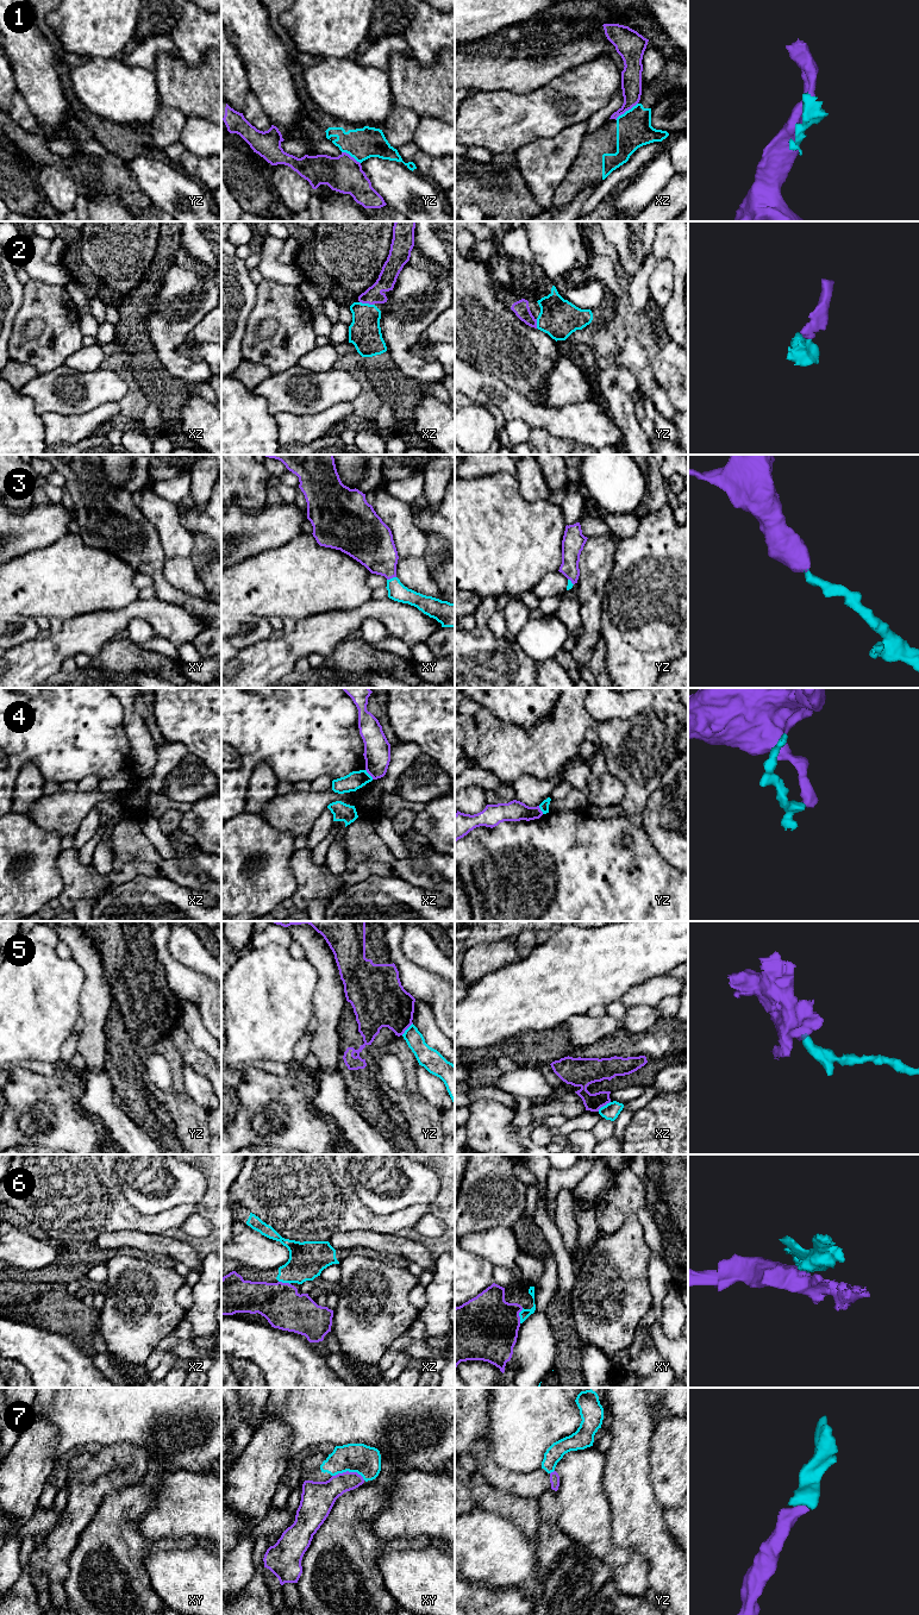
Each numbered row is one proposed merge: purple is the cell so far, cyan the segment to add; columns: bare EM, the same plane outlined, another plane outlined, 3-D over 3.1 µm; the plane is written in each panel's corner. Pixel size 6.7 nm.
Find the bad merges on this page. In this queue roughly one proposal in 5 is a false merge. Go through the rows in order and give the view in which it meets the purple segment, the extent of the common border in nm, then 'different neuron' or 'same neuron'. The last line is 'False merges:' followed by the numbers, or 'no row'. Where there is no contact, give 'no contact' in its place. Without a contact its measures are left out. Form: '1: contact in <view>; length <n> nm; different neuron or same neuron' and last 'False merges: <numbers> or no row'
1: contact in xz; length 190 nm; different neuron
2: contact in xz; length 100 nm; same neuron
3: contact in xy; length 70 nm; same neuron
4: contact in xz; length 90 nm; different neuron
5: contact in xz; length 110 nm; different neuron
6: contact in xy; length 110 nm; different neuron
7: contact in xy; length 220 nm; same neuron
False merges: 1, 4, 5, 6

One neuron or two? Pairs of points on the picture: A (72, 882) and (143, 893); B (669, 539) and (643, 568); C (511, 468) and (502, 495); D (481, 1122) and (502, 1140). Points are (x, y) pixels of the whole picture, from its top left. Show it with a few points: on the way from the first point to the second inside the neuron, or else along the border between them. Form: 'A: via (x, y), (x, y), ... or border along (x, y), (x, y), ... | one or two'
A: border along (137, 877), (111, 887), (93, 906) | two
B: via (662, 546), (650, 561) | one
C: border along (514, 475), (507, 471), (494, 471), (481, 476) | two
D: via (486, 1127), (498, 1139) | one

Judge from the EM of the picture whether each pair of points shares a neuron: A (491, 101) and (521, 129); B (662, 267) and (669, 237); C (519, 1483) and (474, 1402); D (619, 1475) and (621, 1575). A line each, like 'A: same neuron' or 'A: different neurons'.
A: same neuron
B: different neurons
C: same neuron
D: different neurons

